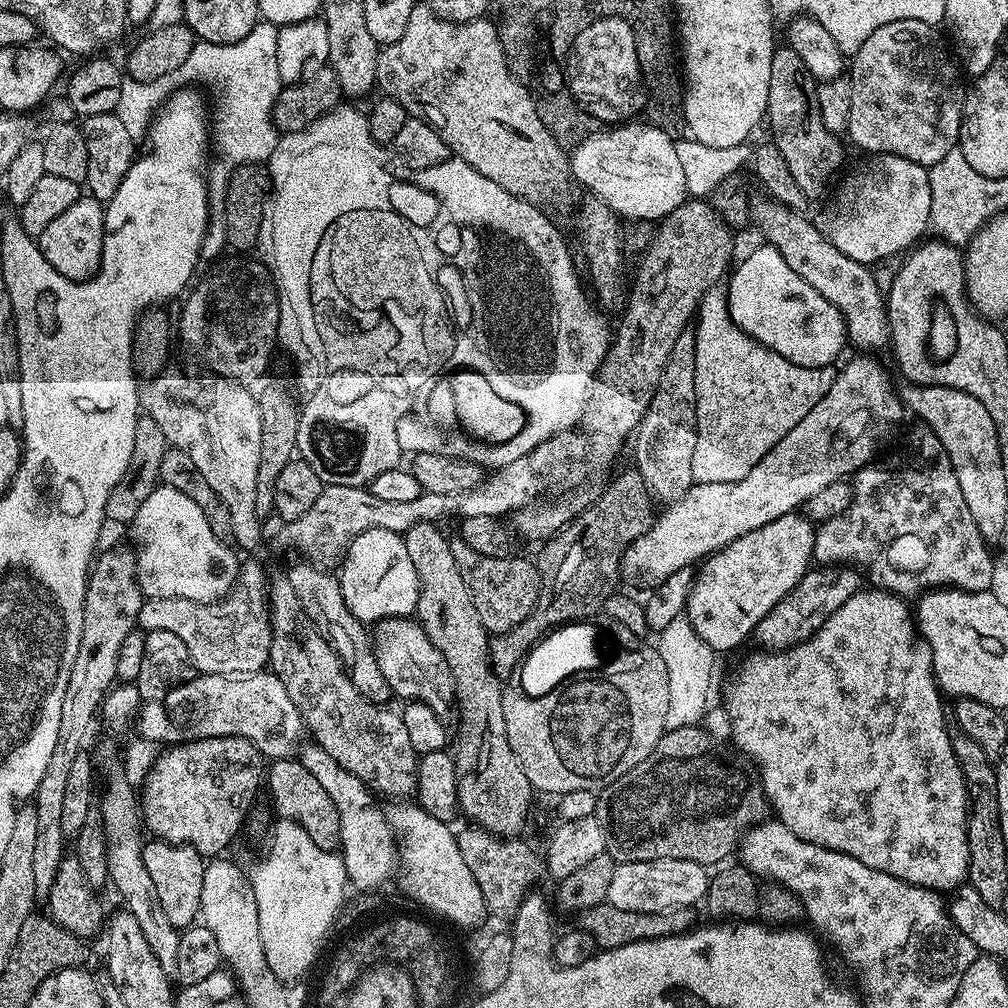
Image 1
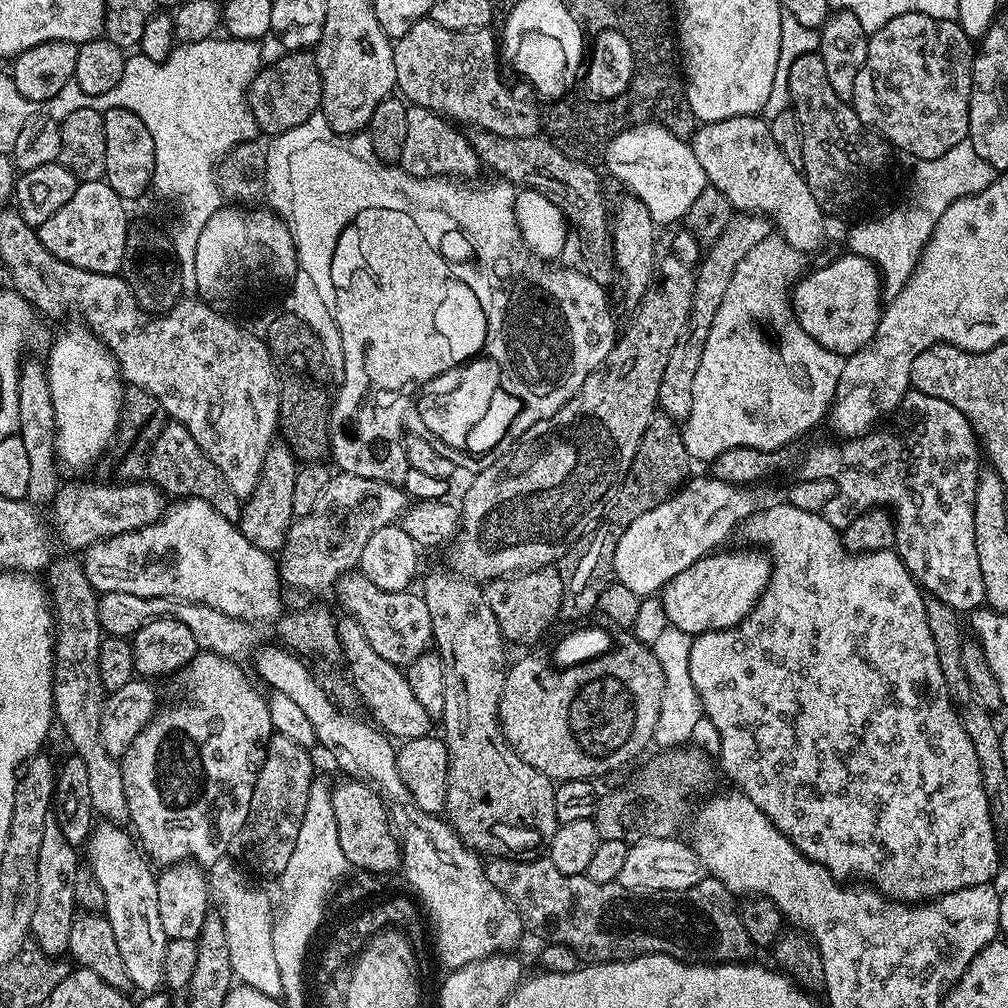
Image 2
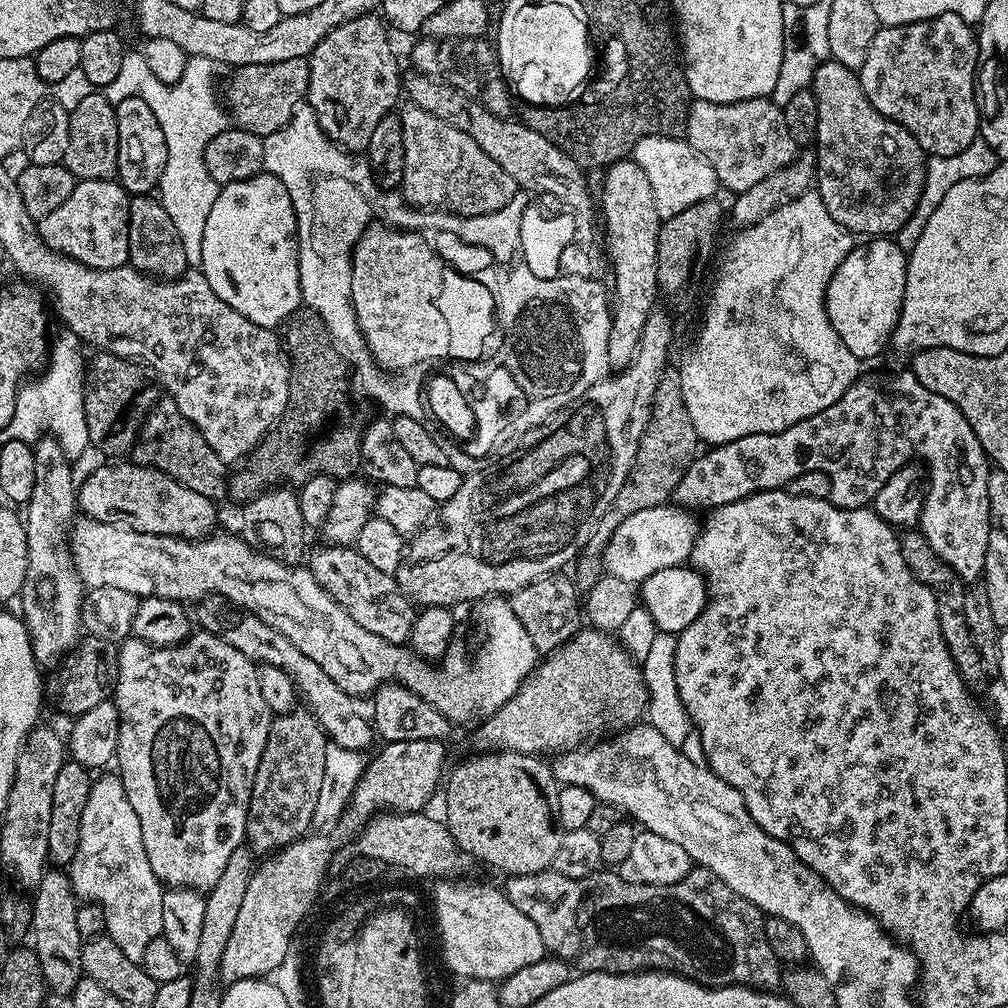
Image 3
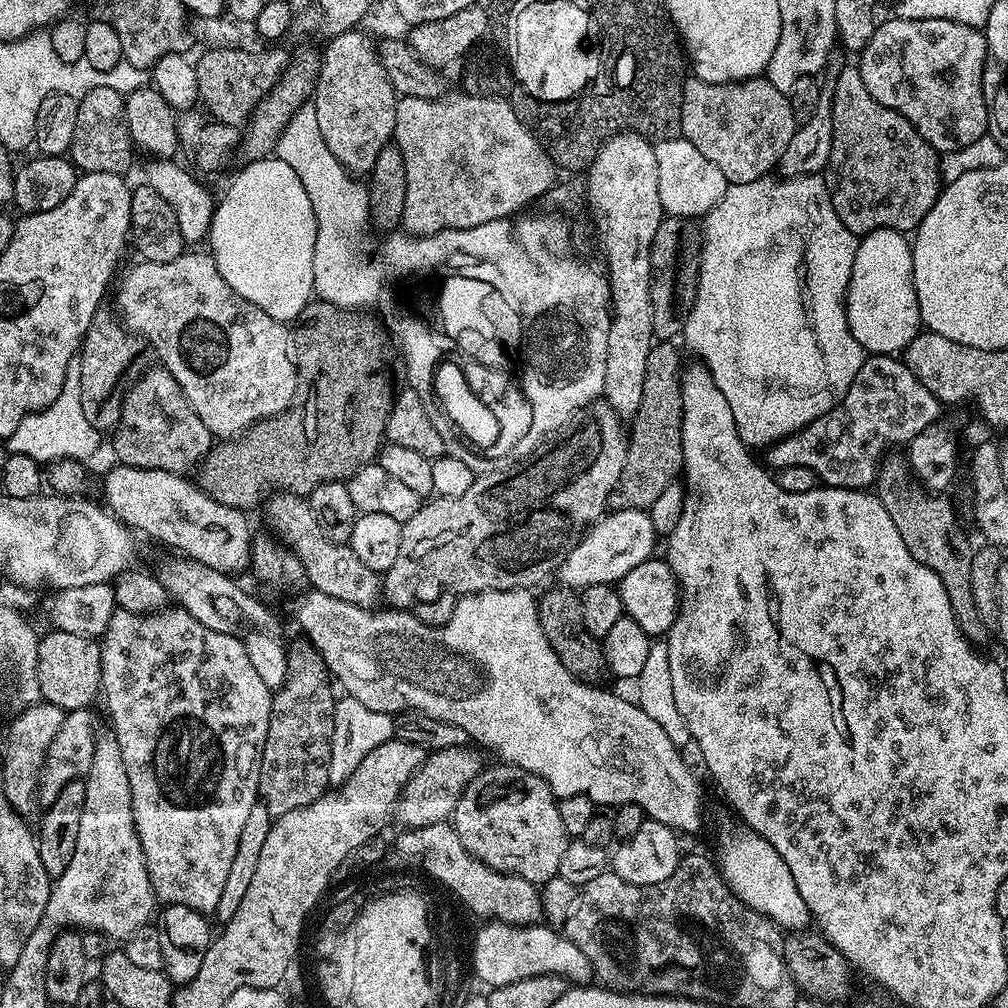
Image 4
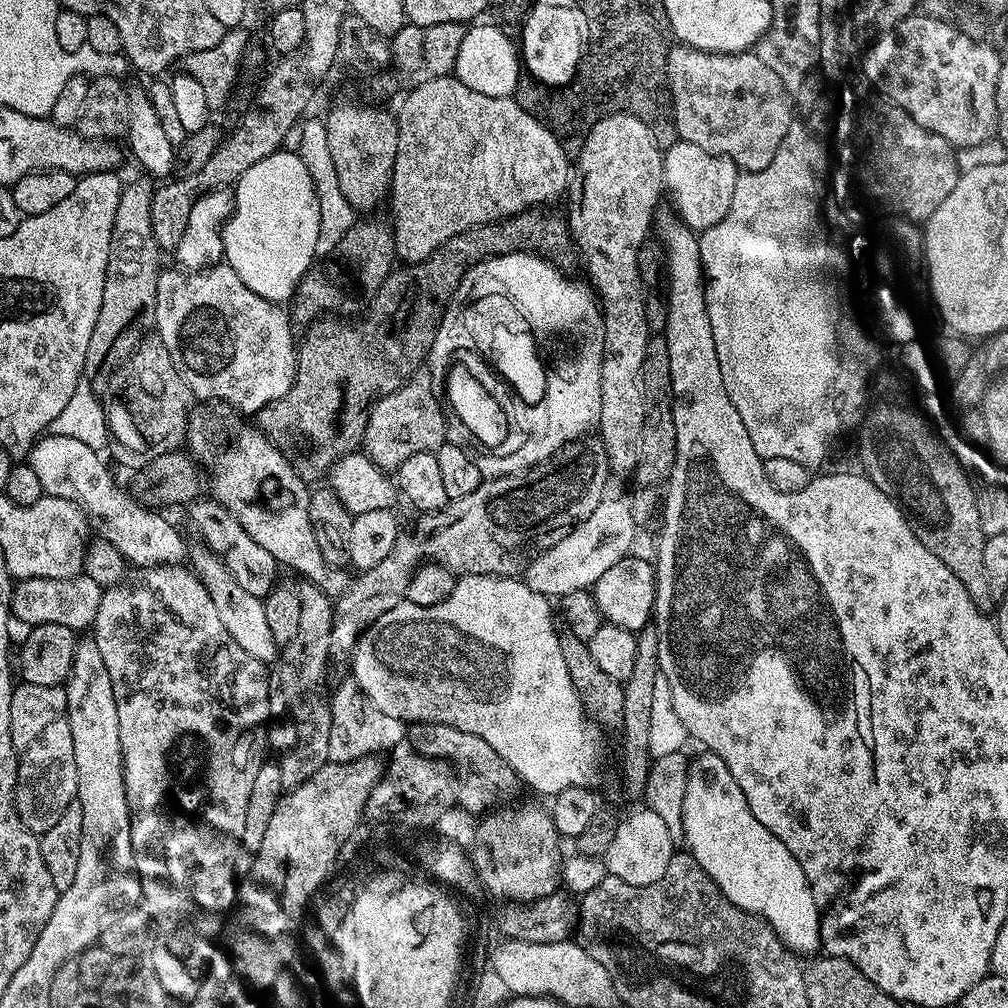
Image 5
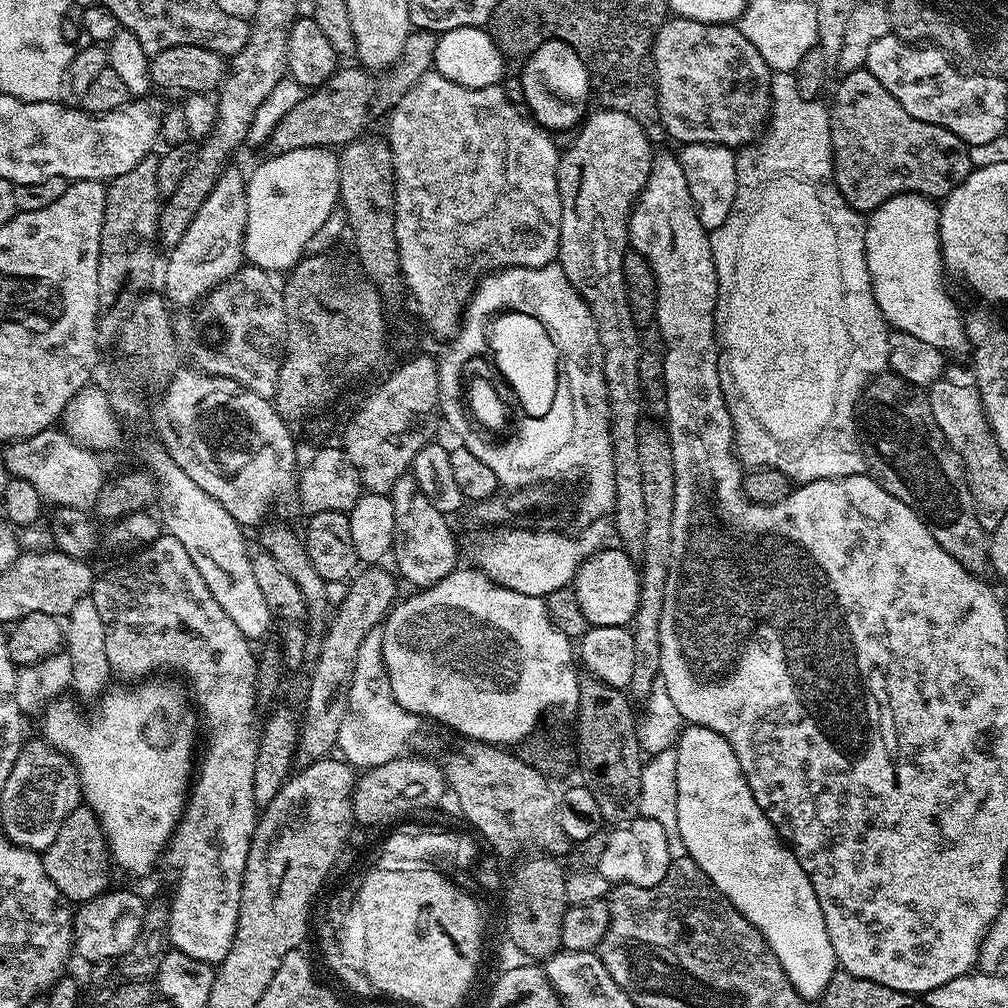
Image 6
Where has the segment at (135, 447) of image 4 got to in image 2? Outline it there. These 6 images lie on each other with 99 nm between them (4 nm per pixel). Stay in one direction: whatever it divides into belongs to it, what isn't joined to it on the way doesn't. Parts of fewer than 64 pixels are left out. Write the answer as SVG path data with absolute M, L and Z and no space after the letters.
M165 423L162 434L158 434L158 442L154 442L148 455L146 476L169 497L210 502L210 506L214 506L214 510L218 510L222 518L233 522L240 519L242 502L236 497L234 490L226 486L226 478L222 478L222 470L218 470L218 466L214 466L214 462L210 462L206 454L202 454L198 442L190 438L190 432L181 424Z

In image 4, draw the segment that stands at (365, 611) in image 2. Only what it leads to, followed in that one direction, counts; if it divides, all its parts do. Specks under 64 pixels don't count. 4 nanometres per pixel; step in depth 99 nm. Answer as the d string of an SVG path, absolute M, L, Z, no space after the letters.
M277 491L267 497L263 512L269 526L272 527L271 535L292 549L294 555L302 562L307 583L312 583L309 585L315 591L369 610L379 605L376 603L381 603L381 573L370 570L370 566L366 566L366 562L362 562L362 558L358 558L358 554L354 554L354 550L348 544L335 544L333 540L326 538L305 497L296 496L292 492Z

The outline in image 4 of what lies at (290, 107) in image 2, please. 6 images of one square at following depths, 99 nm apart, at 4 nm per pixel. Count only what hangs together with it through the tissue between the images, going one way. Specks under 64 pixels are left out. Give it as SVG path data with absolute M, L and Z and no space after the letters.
M243 47L213 48L195 61L198 74L198 100L208 107L213 121L244 126L265 93L279 79L290 56L284 52L243 52Z

